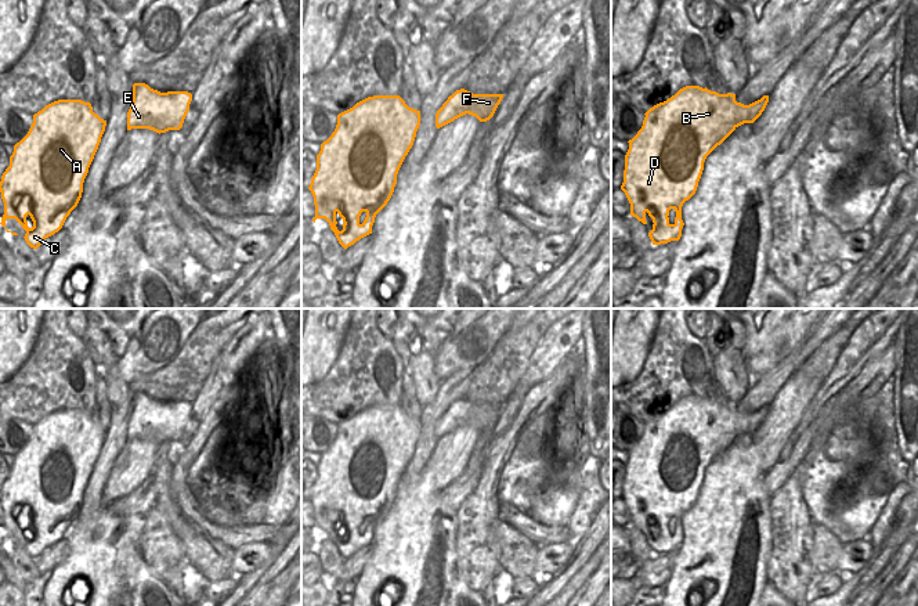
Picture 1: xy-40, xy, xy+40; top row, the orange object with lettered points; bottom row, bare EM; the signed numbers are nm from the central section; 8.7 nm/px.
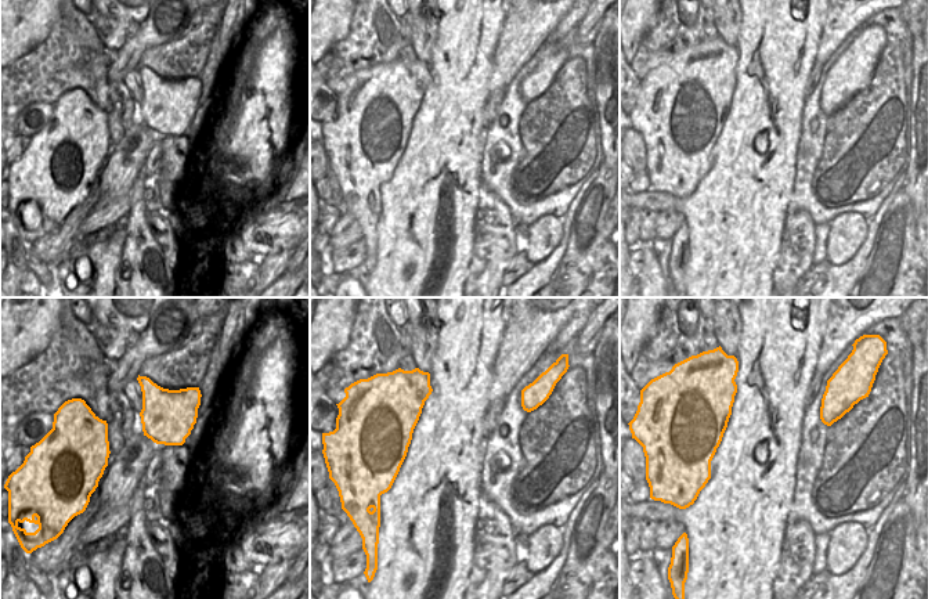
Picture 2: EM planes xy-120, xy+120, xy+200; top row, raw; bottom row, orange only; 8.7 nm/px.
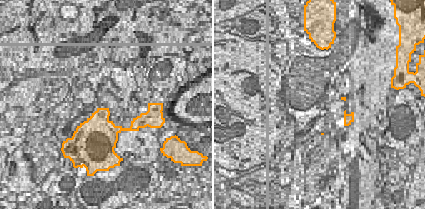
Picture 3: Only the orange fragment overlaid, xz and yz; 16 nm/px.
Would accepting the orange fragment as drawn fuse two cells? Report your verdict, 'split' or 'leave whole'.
leave whole

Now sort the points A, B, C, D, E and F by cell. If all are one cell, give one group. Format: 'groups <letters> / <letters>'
groups A B C D E F

